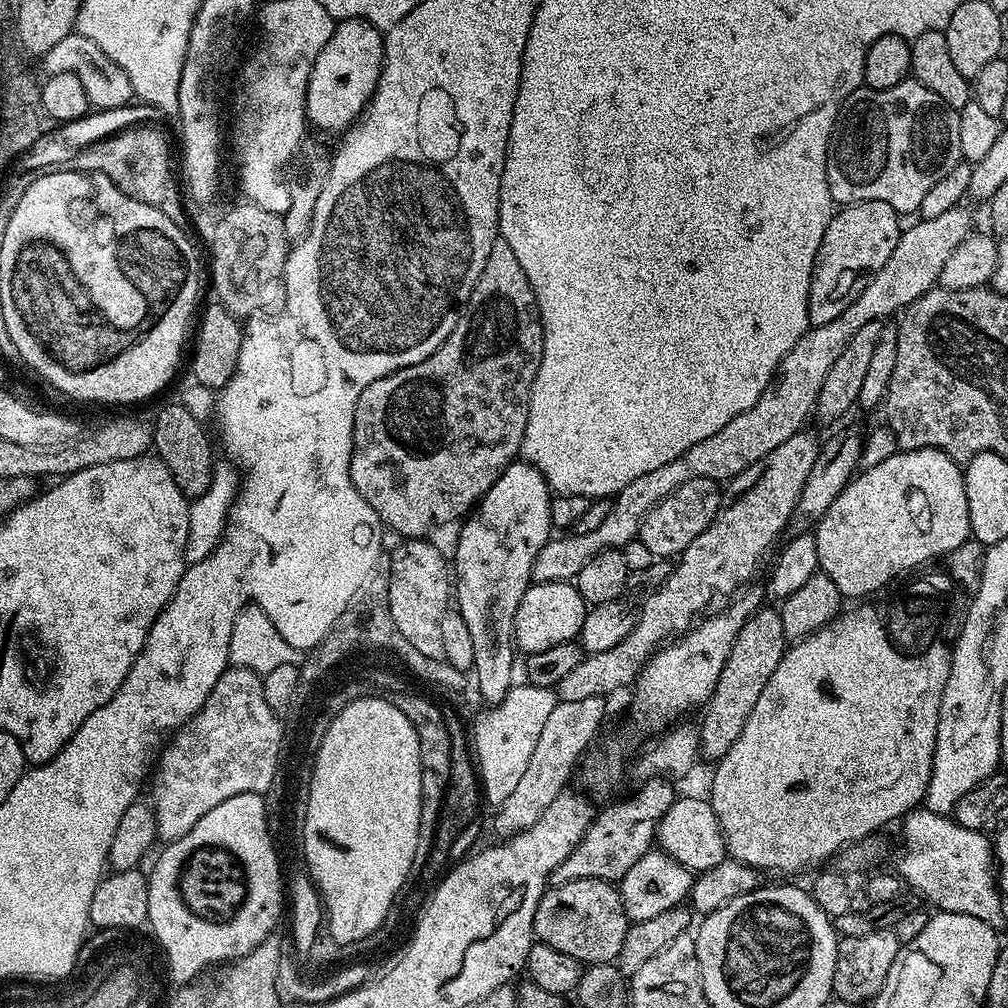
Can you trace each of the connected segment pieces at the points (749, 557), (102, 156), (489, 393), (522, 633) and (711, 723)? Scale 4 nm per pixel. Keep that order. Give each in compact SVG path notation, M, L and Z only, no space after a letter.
M801 430L786 438L786 442L778 446L778 450L766 454L766 458L754 462L754 466L742 470L742 474L738 474L735 480L723 489L723 506L718 510L714 522L710 522L710 526L706 526L706 530L702 530L702 534L698 534L698 538L694 538L694 542L690 542L690 546L686 546L686 550L680 553L671 565L668 577L660 583L659 588L647 593L648 601L638 608L636 625L629 630L626 638L622 638L622 642L610 650L585 655L584 660L578 662L578 666L574 666L574 670L570 670L570 674L566 674L566 678L562 678L562 682L556 684L554 691L560 700L579 702L582 698L595 696L608 698L611 697L611 692L616 692L619 688L627 689L635 685L637 676L650 657L665 644L683 636L713 607L712 600L718 599L719 596L731 597L753 583L752 575L759 570L768 548L777 547L776 539L783 534L788 520L790 524L795 517L796 503L802 494L802 486L806 486L806 478L810 478L810 470L814 470L814 462L820 454L822 440L808 431Z
M133 126L86 146L78 154L67 159L67 167L75 170L87 166L92 172L101 172L130 198L146 202L155 208L164 208L164 199L172 192L172 156L168 153L168 140L156 126Z
M497 238L494 246L490 246L486 266L482 266L482 274L478 274L478 282L472 287L470 298L464 304L454 330L446 338L446 342L442 342L440 349L430 354L430 358L414 366L400 368L388 376L378 378L378 382L370 382L370 386L366 386L366 390L362 390L358 398L358 406L354 410L350 478L358 494L362 494L366 502L370 502L385 529L393 528L400 538L424 538L431 533L434 526L442 526L442 522L457 522L475 509L481 498L490 490L490 486L498 482L505 468L520 456L522 438L528 425L528 399L532 397L532 383L542 362L543 349L544 327L540 321L536 295L526 278L526 270L522 270L514 250L510 250L510 246L504 240Z
M546 582L545 584L531 583L526 594L522 594L522 602L518 602L518 610L514 614L512 638L517 649L524 654L531 654L538 650L550 650L550 646L567 644L575 641L584 625L584 615L589 605L582 598L575 583Z
M761 606L748 617L748 621L738 630L738 638L734 638L734 646L730 646L730 658L726 658L726 666L722 666L722 674L714 686L714 694L703 705L704 721L699 721L700 756L703 759L718 762L738 742L738 734L746 726L746 718L750 718L750 710L758 703L766 682L770 682L770 674L778 670L778 662L782 662L786 651L786 641L782 630L782 618L775 607Z

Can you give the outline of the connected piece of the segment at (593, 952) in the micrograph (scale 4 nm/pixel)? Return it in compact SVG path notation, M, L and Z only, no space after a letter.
M582 878L574 882L566 882L549 887L538 902L538 910L534 910L534 926L532 935L541 944L548 944L554 950L562 950L562 954L570 954L570 958L578 958L580 963L611 964L619 958L623 938L629 928L630 921L622 906L619 887L613 881L598 878Z

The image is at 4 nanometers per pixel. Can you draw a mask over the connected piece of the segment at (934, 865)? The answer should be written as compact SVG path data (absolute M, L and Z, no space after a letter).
M921 806L908 813L907 816L903 817L902 825L904 824L904 849L900 852L900 857L896 860L896 865L894 865L895 871L898 873L901 881L905 885L908 884L917 892L920 896L925 896L930 903L933 904L933 909L939 910L941 912L953 912L954 914L970 914L970 918L978 918L982 922L992 925L993 928L1000 930L1003 929L1004 924L1004 908L1000 903L1002 903L1002 897L1000 895L1000 890L998 887L998 872L994 867L994 844L991 839L983 832L975 832L974 830L966 830L957 824L955 819L949 818L948 816L940 816L936 812L930 811L926 806Z

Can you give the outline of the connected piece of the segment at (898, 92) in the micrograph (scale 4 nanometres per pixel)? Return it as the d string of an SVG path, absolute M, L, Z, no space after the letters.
M903 80L890 90L874 90L861 86L852 92L836 115L836 125L832 127L832 137L828 143L826 178L830 194L837 205L847 206L863 200L886 202L897 214L919 213L922 198L940 181L950 174L962 157L958 146L958 112L946 106L938 94L926 90L918 81Z

